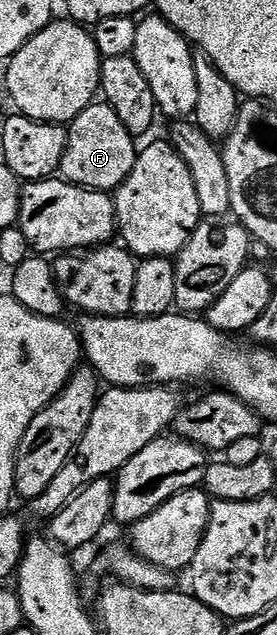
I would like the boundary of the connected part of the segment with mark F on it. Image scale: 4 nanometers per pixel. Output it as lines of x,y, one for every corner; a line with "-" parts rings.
105,102
89,104
75,120
70,121
66,133
66,149
60,169
61,179
81,188
110,192
119,188
132,174
139,149
134,148
135,137
120,122
116,110

